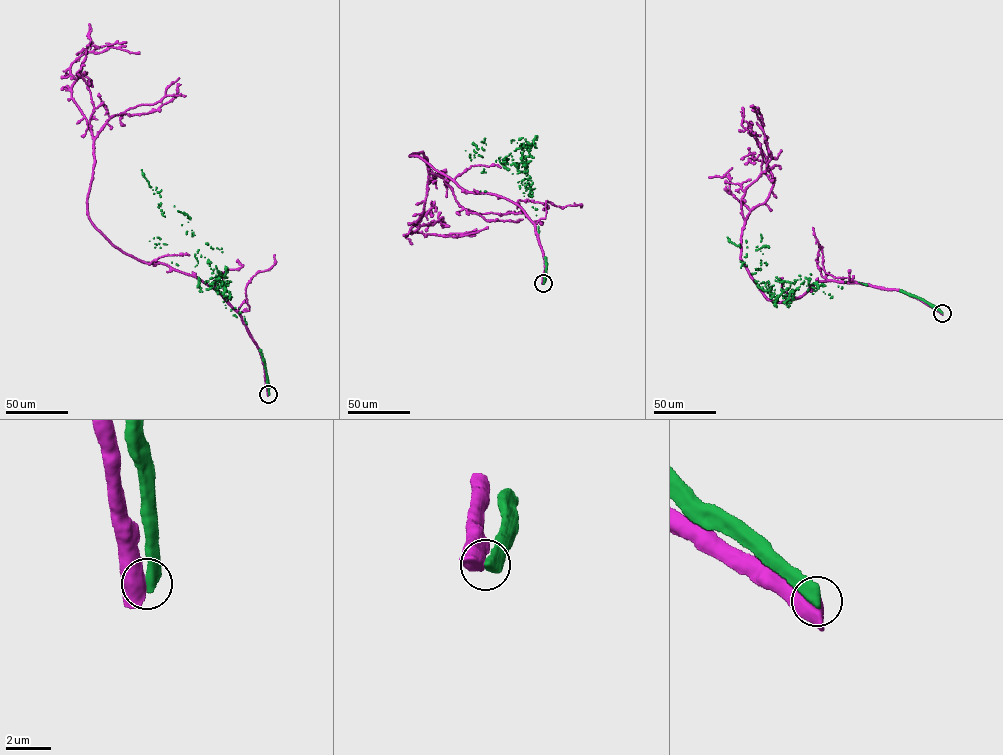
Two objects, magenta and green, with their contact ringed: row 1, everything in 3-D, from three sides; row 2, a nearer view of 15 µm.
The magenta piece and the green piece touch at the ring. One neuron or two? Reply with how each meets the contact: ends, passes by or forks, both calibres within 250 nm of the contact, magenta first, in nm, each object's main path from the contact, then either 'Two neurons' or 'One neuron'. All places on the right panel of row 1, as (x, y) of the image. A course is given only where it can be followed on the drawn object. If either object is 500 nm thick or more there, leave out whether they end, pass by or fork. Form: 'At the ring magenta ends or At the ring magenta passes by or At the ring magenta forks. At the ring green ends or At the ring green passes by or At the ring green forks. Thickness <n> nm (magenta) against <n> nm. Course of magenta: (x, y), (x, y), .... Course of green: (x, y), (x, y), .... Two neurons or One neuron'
Thickness 500 nm (magenta) against 550 nm. Course of magenta: (942, 313), (835, 281), (767, 298), (740, 258), (745, 220), (774, 180), (751, 110). Course of green: (942, 313), (900, 290), (806, 277), (790, 302), (764, 246), (727, 237). Two neurons

